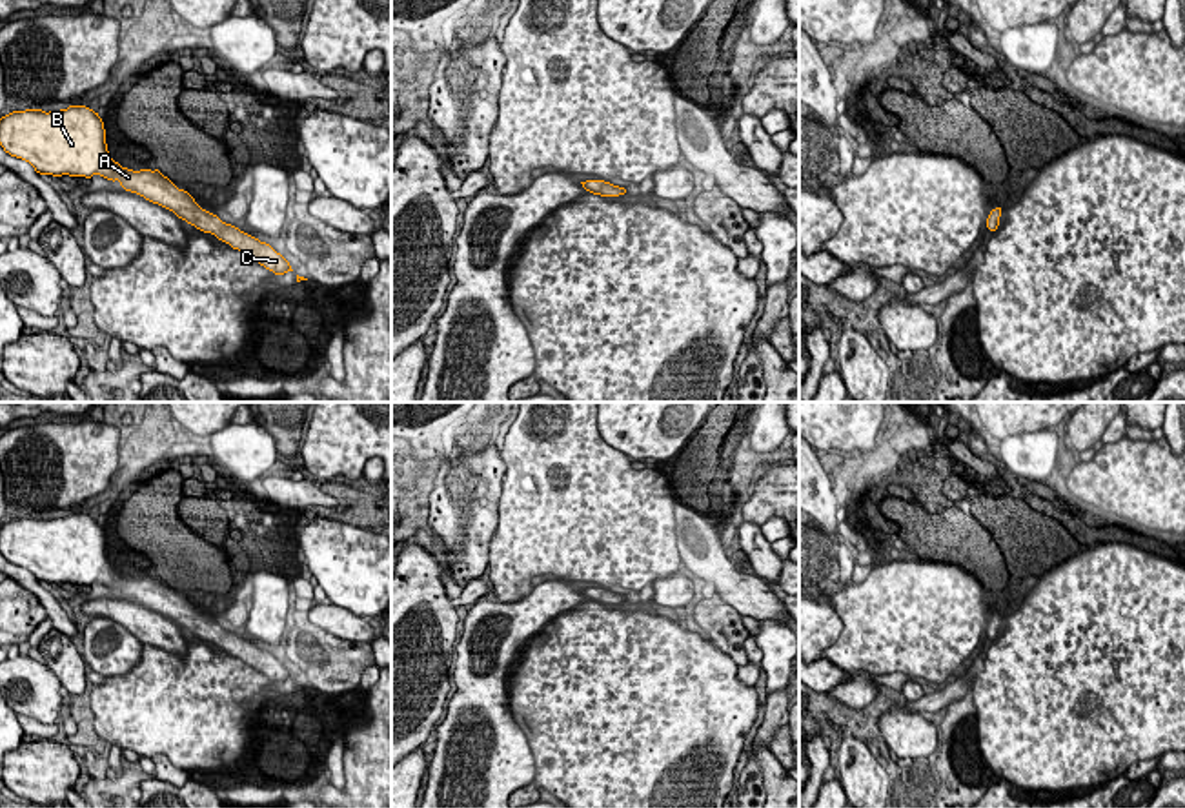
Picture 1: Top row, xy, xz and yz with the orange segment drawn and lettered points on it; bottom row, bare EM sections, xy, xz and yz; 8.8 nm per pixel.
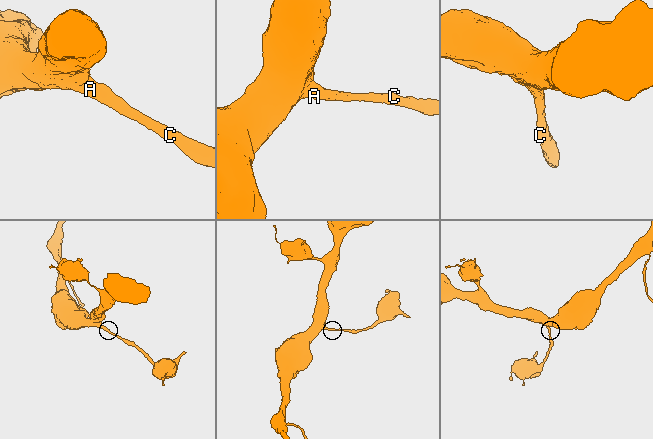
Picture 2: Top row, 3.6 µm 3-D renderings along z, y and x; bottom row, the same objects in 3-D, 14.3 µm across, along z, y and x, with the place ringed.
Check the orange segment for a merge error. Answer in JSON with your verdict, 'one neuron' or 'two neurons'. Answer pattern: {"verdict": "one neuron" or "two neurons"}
{"verdict": "one neuron"}

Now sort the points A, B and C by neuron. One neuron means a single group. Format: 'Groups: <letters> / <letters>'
Groups: A B C

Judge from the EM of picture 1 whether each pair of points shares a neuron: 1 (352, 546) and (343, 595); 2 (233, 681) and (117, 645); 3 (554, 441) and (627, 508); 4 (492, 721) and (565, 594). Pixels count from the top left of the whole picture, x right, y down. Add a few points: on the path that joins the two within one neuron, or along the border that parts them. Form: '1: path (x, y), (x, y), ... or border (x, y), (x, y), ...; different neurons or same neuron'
1: path (352, 559), (352, 583); same neuron
2: border (142, 646), (141, 659), (130, 670), (106, 677); different neurons
3: path (572, 459), (608, 495); same neuron
4: path (492, 686), (499, 648), (530, 617); same neuron

